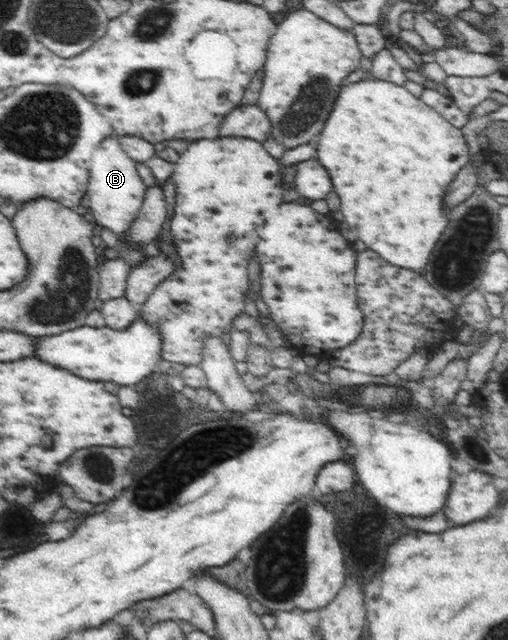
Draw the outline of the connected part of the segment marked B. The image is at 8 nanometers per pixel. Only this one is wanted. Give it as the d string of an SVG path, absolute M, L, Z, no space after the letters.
M116 135L105 137L94 149L89 168L87 183L88 199L90 199L89 217L98 223L98 227L112 230L118 235L118 257L135 268L143 264L148 258L144 255L143 247L131 247L125 243L125 233L129 225L136 219L143 204L147 186L136 170L134 161L120 146Z

